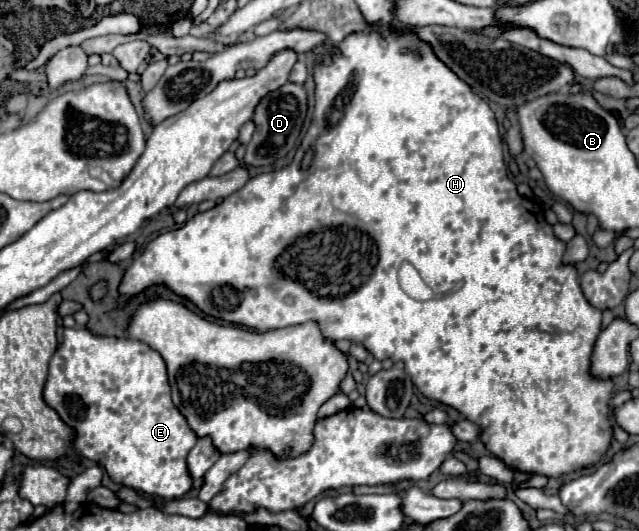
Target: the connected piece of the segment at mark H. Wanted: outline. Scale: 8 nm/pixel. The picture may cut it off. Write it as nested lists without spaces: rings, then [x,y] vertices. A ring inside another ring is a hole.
[[[386,29],[370,33],[352,33],[338,47],[344,55],[334,55],[330,65],[314,69],[314,117],[308,133],[304,135],[294,155],[294,161],[280,171],[260,173],[252,177],[242,187],[242,193],[238,191],[236,195],[230,195],[216,207],[196,213],[192,219],[186,221],[186,225],[174,231],[160,233],[156,239],[152,239],[126,269],[118,285],[118,307],[124,309],[136,295],[144,293],[148,287],[162,285],[178,297],[192,301],[200,311],[210,317],[234,321],[256,331],[272,331],[300,325],[306,321],[318,321],[324,335],[332,341],[350,339],[354,343],[362,343],[374,355],[374,359],[392,359],[394,363],[404,361],[406,373],[412,377],[418,391],[428,399],[454,407],[456,411],[466,415],[466,419],[476,423],[482,429],[480,441],[512,471],[562,477],[572,471],[580,471],[600,463],[610,451],[614,439],[612,429],[616,425],[610,407],[614,381],[594,377],[590,371],[594,341],[602,329],[602,311],[592,307],[588,299],[584,299],[576,267],[562,263],[566,243],[552,233],[552,225],[548,225],[548,221],[544,219],[542,207],[536,201],[518,195],[516,183],[508,177],[502,139],[492,109],[458,75],[454,75],[440,59],[436,59],[428,43],[420,41],[412,33],[388,33]],[[402,263],[414,265],[422,275],[424,283],[438,297],[428,301],[416,301],[408,297],[398,281],[398,271]],[[272,285],[276,285],[278,289],[274,291]]]

